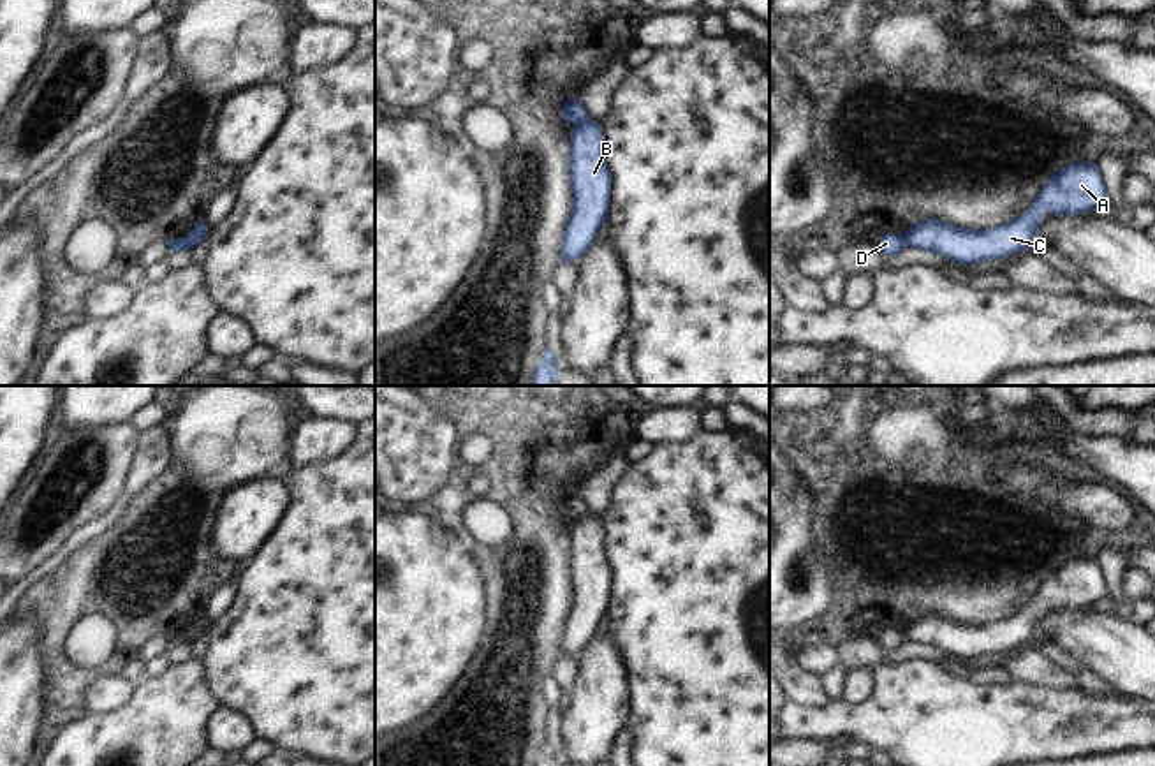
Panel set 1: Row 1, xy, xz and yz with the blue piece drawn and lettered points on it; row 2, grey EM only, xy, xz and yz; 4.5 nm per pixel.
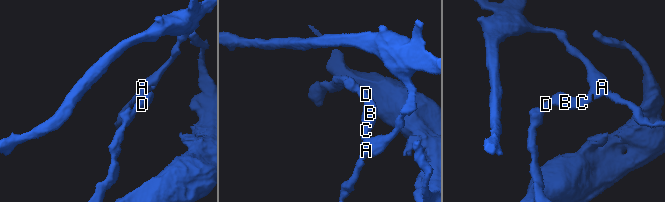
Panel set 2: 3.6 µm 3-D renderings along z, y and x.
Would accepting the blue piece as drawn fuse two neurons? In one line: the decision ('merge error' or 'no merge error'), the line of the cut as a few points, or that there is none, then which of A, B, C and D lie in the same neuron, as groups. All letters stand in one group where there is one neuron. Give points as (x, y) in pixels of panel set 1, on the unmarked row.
merge error | xz (588, 513), (576, 520) | A B C / D

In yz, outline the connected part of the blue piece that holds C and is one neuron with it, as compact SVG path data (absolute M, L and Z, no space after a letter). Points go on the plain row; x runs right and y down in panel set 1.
M1092 556L1063 560L1039 586L1032 600L1012 616L970 625L944 618L937 613L916 616L903 630L903 641L916 641L940 648L958 659L982 659L1000 655L1028 644L1035 637L1037 623L1051 604L1055 611L1081 609L1104 602L1106 579L1099 562Z

